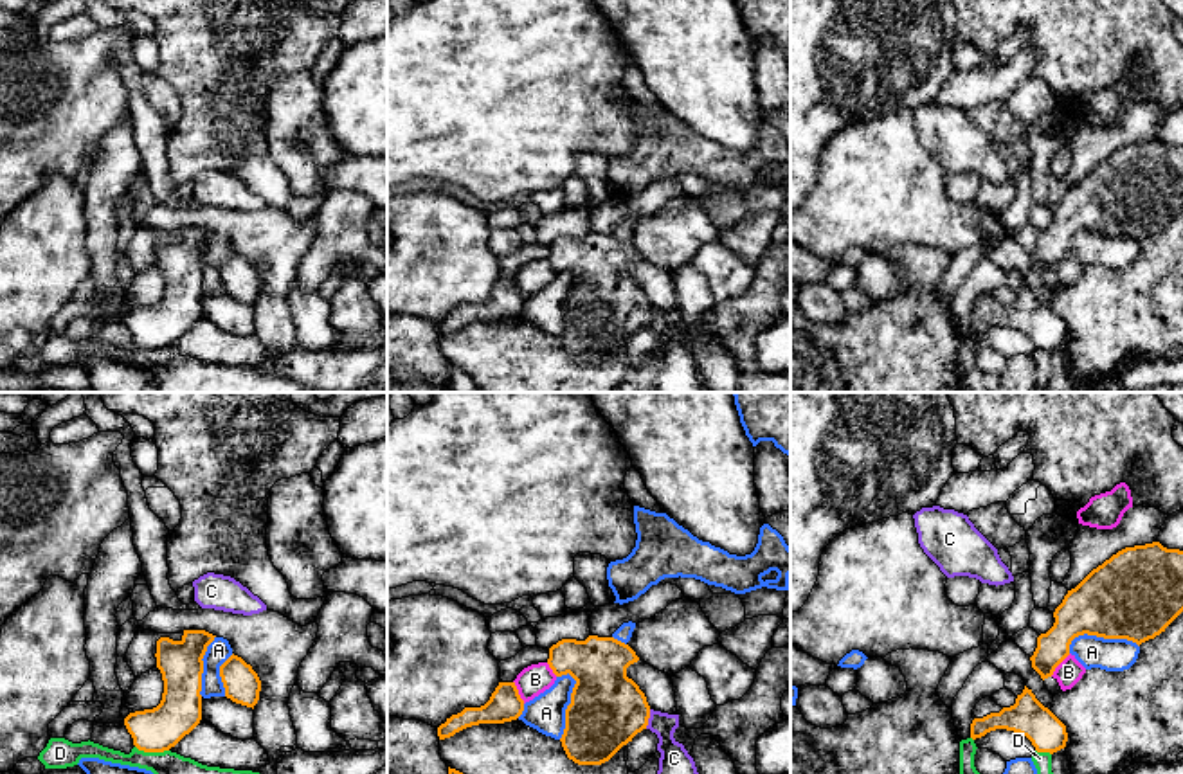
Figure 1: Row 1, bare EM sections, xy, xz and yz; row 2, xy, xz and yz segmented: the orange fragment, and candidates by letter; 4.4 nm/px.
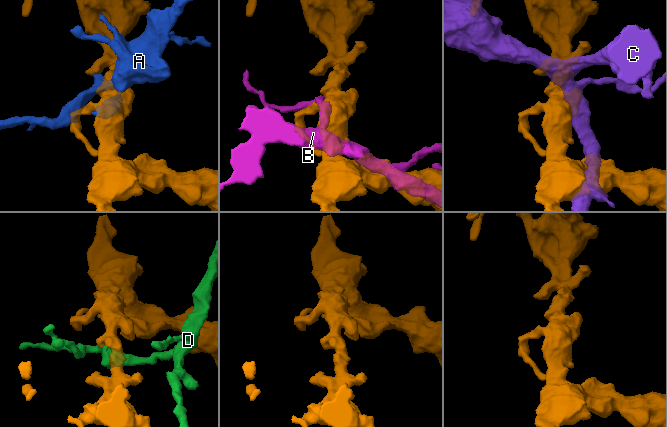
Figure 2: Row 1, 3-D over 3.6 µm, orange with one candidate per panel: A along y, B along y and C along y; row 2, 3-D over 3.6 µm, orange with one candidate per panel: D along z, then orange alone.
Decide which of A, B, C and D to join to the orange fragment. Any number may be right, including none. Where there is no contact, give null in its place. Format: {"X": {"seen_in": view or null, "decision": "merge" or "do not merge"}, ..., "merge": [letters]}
{"A": {"seen_in": "yz", "decision": "do not merge"}, "B": {"seen_in": "yz", "decision": "do not merge"}, "C": {"seen_in": "xz", "decision": "do not merge"}, "D": {"seen_in": "xy", "decision": "do not merge"}, "merge": []}

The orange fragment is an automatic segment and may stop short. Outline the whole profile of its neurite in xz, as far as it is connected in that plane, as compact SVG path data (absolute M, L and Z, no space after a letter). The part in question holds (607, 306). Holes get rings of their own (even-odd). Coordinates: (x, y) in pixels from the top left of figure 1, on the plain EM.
M614 234L562 236L549 245L547 261L553 270L556 274L569 270L576 277L560 335L567 355L574 360L601 362L646 326L650 302L639 283L627 274L627 265L637 257L636 248Z

